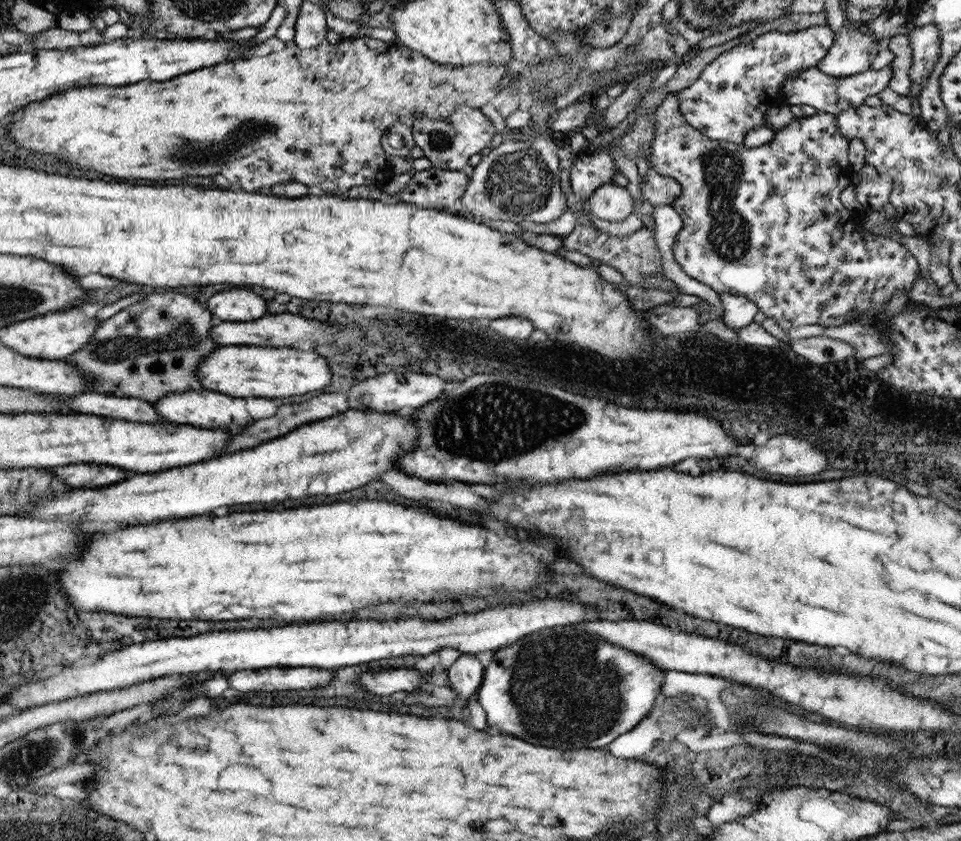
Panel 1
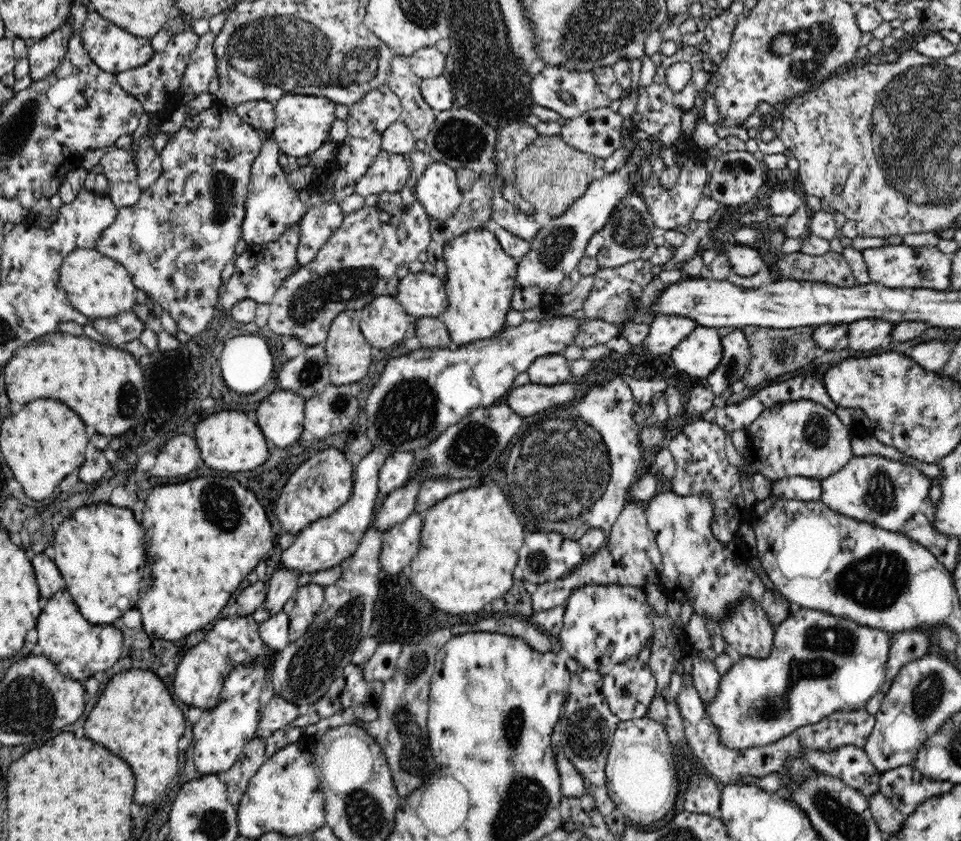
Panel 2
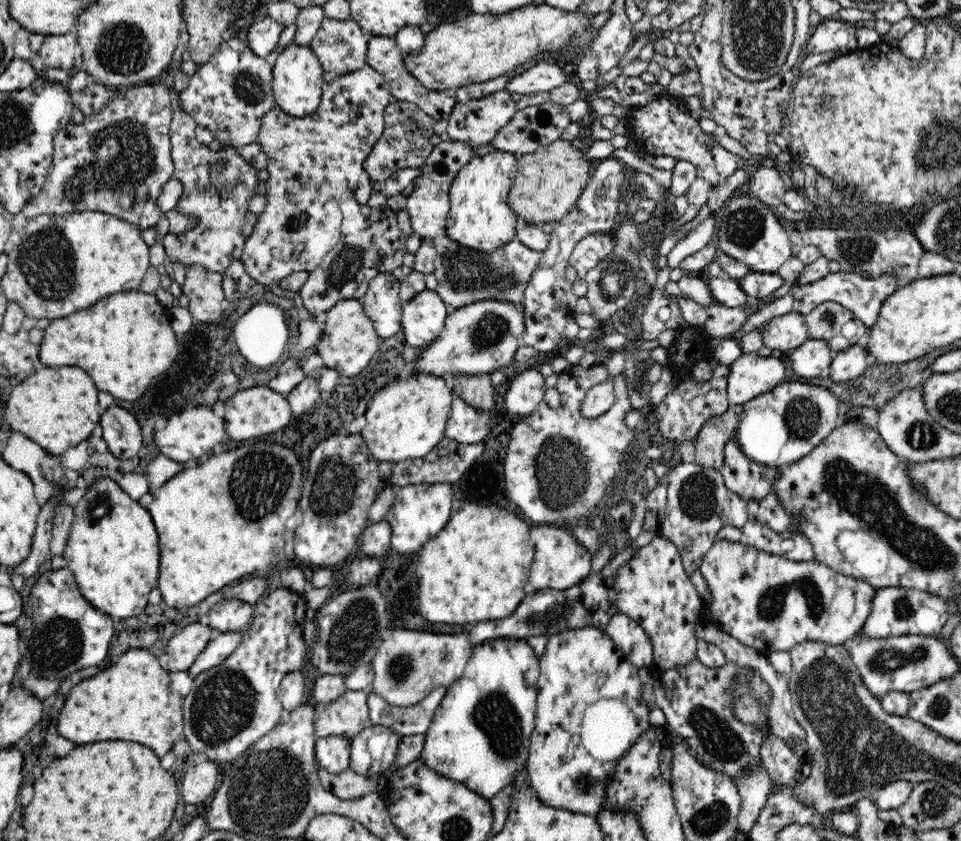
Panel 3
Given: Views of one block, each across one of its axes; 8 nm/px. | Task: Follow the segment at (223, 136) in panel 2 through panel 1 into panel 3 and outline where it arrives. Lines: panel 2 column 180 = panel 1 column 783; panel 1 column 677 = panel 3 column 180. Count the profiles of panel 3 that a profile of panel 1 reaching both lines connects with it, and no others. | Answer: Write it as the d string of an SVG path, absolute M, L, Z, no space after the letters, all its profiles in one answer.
M171 91L173 116L169 141L174 163L173 178L181 182L183 191L174 210L182 216L191 216L194 226L179 233L167 231L162 246L173 265L181 264L185 270L201 266L208 272L223 274L232 262L238 261L244 254L247 237L242 230L250 200L256 196L260 184L259 170L248 163L234 145L223 145L219 150L212 150L209 145L198 142L194 134L197 123L181 112L177 94Z

